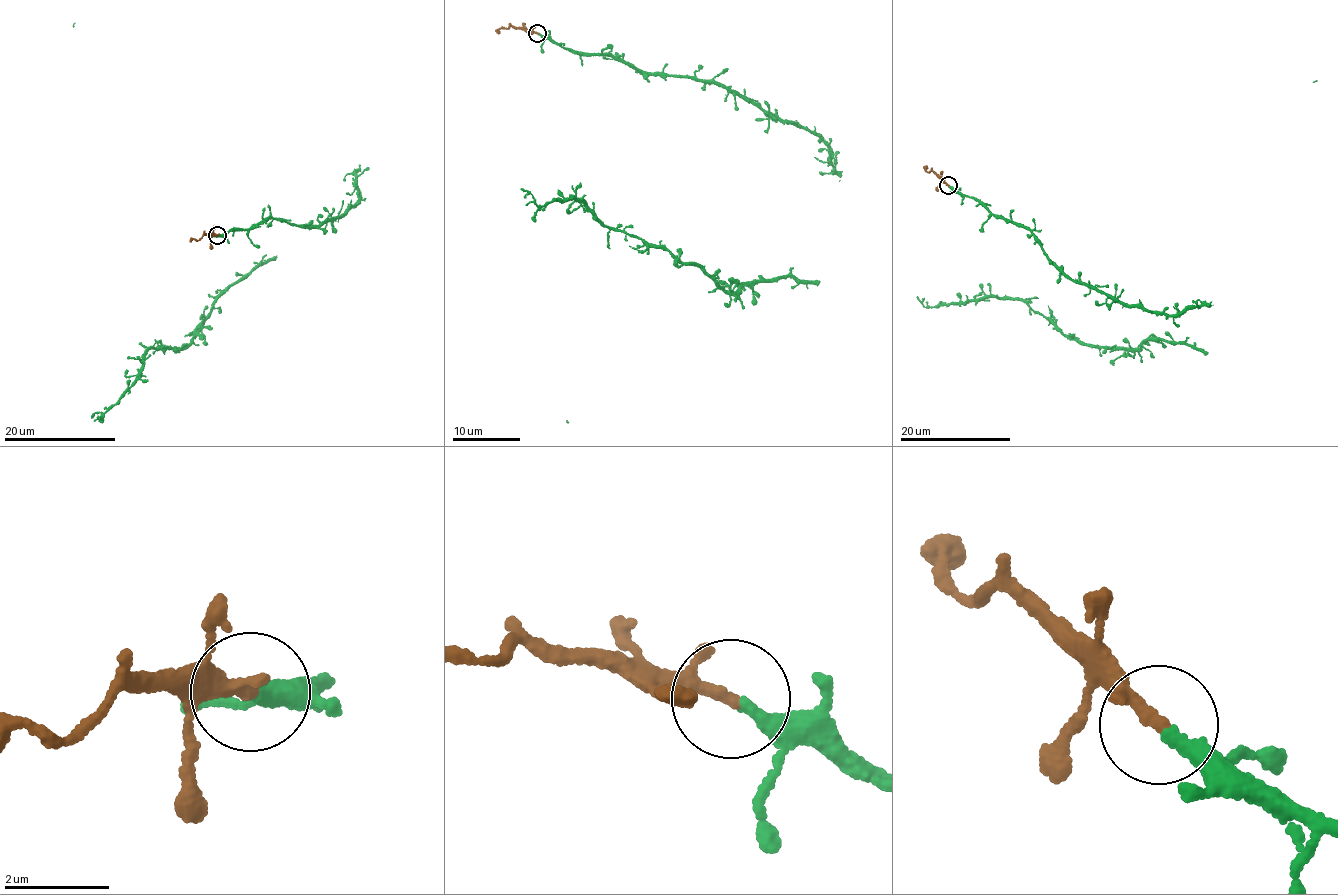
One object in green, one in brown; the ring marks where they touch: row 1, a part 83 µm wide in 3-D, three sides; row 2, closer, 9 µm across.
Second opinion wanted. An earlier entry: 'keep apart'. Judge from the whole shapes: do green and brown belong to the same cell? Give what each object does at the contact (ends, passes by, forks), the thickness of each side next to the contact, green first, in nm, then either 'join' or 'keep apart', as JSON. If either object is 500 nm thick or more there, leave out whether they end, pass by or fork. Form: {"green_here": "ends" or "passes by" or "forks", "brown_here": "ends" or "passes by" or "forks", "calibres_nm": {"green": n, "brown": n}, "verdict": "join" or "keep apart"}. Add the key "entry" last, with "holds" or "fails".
{"green_here": "ends", "brown_here": "passes by", "calibres_nm": {"green": 320, "brown": 190}, "verdict": "join", "entry": "fails"}

